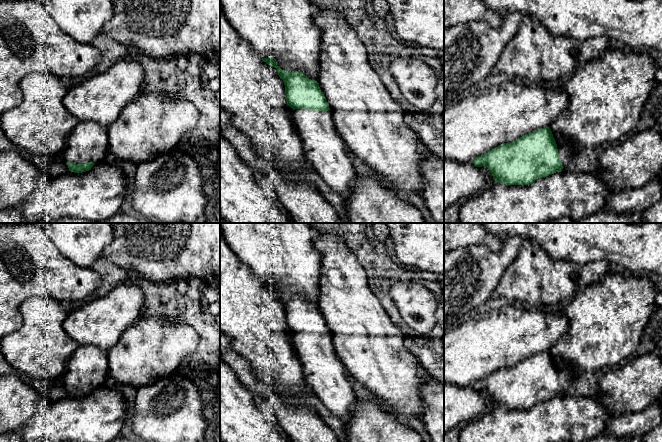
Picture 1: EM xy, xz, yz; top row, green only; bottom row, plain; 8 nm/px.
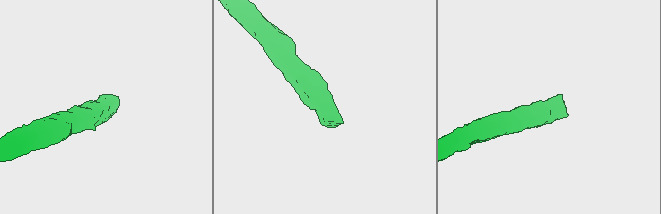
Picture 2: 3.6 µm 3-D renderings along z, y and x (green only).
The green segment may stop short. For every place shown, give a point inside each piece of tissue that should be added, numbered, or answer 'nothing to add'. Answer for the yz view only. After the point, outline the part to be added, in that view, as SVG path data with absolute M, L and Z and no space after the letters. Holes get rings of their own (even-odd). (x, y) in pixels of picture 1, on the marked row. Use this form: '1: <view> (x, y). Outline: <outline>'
1: yz (565, 149). Outline: M561 134L557 135L555 141L562 166L565 167L572 162L573 155L576 151L573 149L571 143Z

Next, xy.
1: xy (88, 142). Outline: M82 121L70 133L62 156L73 164L97 164L104 161L108 150L108 127L94 121Z

